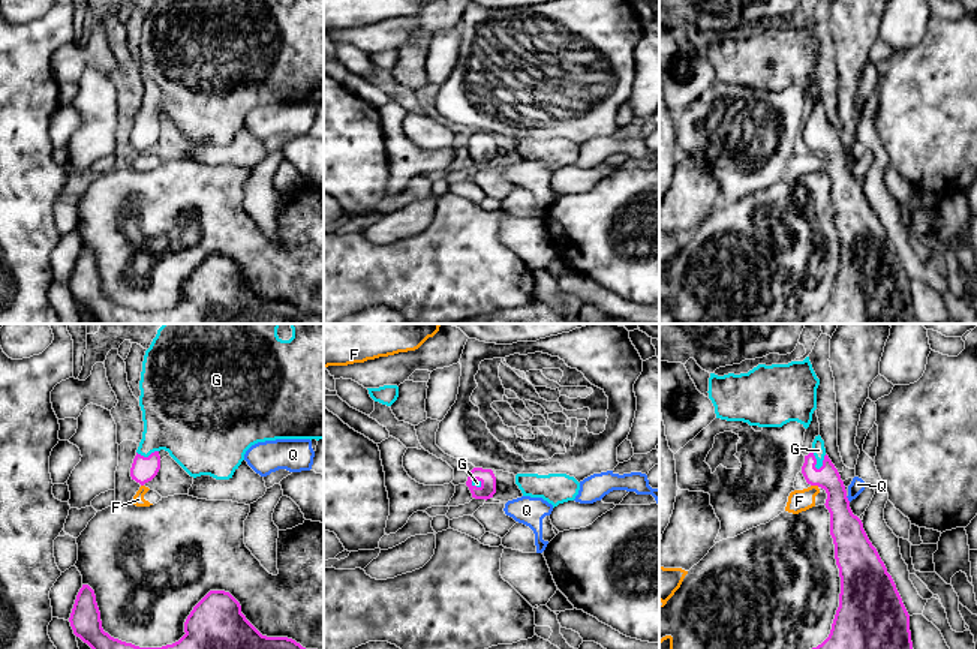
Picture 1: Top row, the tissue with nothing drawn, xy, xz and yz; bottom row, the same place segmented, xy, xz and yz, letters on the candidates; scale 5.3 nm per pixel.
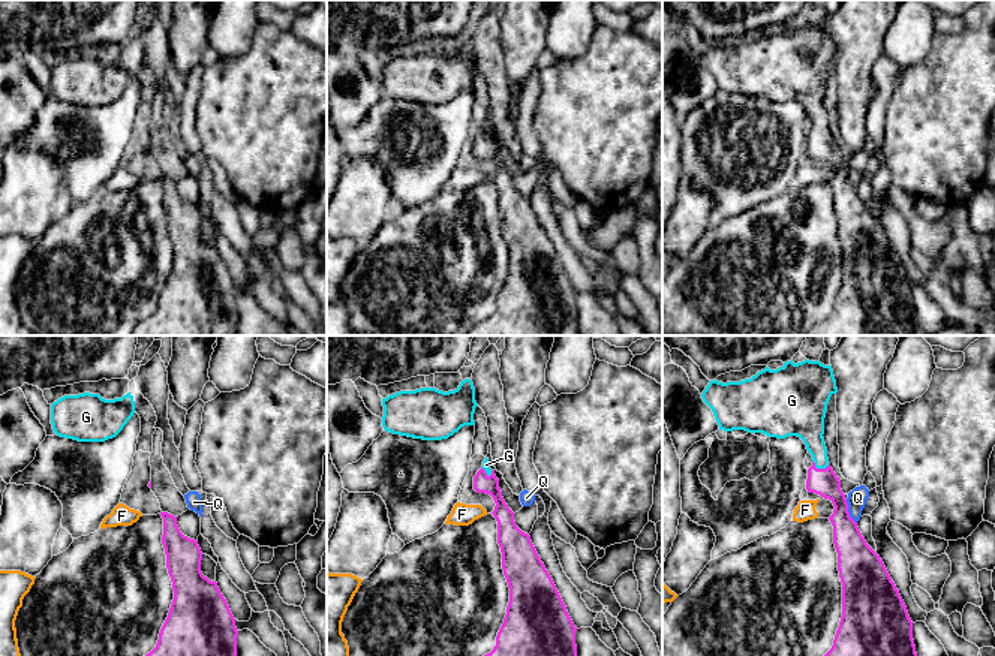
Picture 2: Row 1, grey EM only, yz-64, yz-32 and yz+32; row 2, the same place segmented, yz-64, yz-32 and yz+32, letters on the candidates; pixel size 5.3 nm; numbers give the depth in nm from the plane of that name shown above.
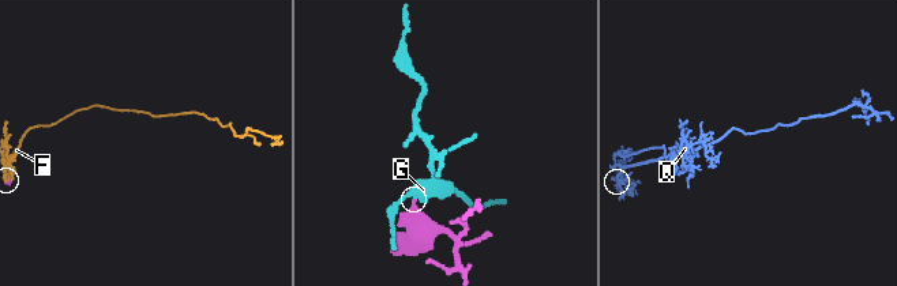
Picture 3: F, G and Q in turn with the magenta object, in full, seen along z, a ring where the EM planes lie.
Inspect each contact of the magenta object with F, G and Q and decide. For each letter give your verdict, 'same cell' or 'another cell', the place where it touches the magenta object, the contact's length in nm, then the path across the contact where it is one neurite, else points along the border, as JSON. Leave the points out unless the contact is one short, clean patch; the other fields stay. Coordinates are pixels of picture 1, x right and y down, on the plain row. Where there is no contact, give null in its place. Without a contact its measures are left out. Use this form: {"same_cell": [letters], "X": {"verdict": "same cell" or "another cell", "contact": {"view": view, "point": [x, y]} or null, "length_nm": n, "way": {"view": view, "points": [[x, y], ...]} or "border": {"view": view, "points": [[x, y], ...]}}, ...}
{"same_cell": ["G"], "F": {"verdict": "another cell", "contact": {"view": "yz", "point": [815, 149]}, "length_nm": 50, "border": {"view": "yz", "points": [[811, 149], [818, 150]]}}, "G": {"verdict": "same cell", "contact": {"view": "yz", "point": [815, 125]}, "length_nm": 120, "way": {"view": "yz", "points": [[827, 141], [815, 125], [818, 114]]}}, "Q": {"verdict": "another cell", "contact": {"view": "yz", "point": [847, 164]}, "length_nm": 40}}

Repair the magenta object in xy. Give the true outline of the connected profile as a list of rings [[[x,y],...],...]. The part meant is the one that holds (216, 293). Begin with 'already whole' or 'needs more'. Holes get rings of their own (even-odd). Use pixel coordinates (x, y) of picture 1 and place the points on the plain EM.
already whole; [[[88,249],[79,253],[69,286],[99,324],[324,324],[324,315],[306,313],[288,301],[262,300],[225,255],[210,255],[187,280],[186,298],[162,312],[139,312],[105,297]]]

